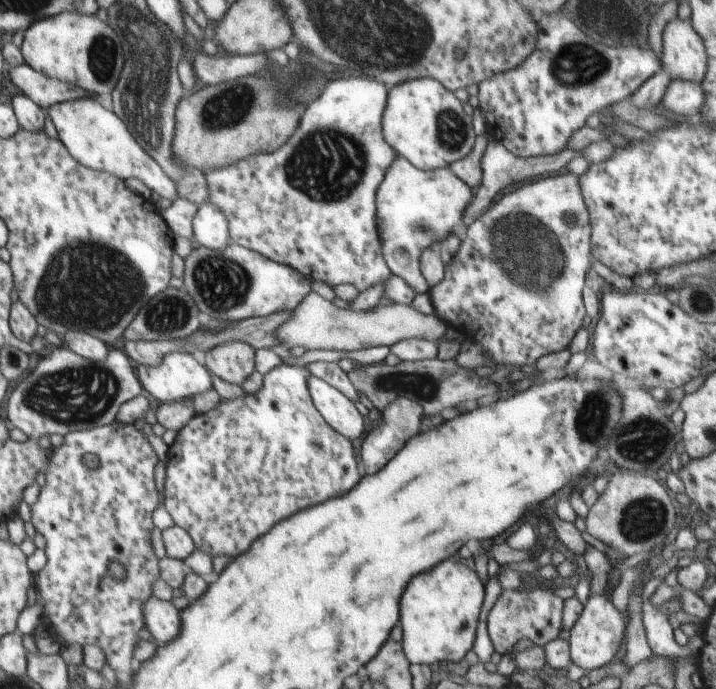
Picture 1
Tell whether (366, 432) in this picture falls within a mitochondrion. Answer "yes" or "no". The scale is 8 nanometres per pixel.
no

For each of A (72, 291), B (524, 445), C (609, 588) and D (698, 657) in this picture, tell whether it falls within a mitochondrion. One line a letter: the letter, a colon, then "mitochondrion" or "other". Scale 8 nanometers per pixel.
A: mitochondrion
B: other
C: other
D: other

